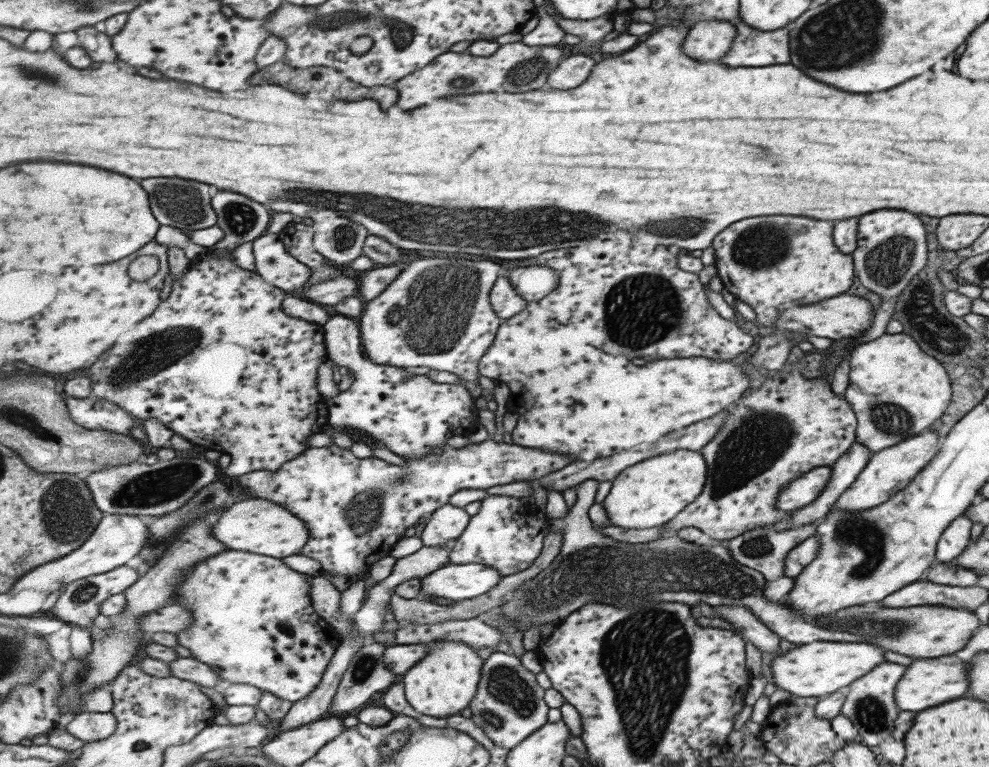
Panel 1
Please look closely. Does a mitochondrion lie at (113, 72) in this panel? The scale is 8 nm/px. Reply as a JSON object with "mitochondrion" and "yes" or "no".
{"mitochondrion":"no"}

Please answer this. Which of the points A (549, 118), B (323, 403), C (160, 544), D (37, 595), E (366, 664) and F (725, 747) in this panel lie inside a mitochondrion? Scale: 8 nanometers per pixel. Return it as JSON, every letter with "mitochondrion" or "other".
{"A":"other","B":"other","C":"mitochondrion","D":"other","E":"mitochondrion","F":"other"}

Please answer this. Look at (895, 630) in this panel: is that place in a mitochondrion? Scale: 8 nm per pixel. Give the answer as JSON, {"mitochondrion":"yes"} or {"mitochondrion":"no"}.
{"mitochondrion":"yes"}

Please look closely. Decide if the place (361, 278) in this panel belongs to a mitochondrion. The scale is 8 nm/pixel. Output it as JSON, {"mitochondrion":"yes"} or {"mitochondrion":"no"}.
{"mitochondrion":"no"}

